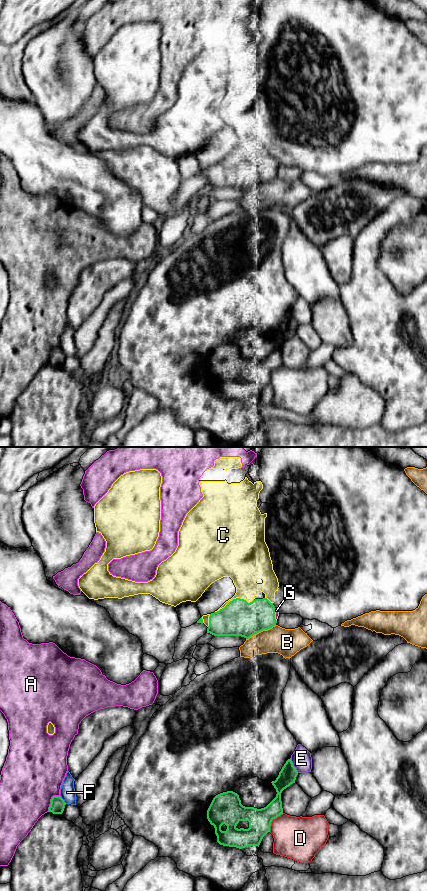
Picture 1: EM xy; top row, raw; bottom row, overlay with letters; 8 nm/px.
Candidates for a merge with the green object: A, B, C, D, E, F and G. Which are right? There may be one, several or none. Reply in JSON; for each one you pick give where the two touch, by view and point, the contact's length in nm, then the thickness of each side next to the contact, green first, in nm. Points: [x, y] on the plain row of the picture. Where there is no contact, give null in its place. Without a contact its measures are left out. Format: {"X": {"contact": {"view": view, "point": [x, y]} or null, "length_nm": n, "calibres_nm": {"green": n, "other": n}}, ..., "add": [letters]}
{"G": {"contact": {"view": "xy", "point": [274, 167]}, "length_nm": 110, "calibres_nm": {"green": 280, "other": 30}}, "add": ["G"]}

